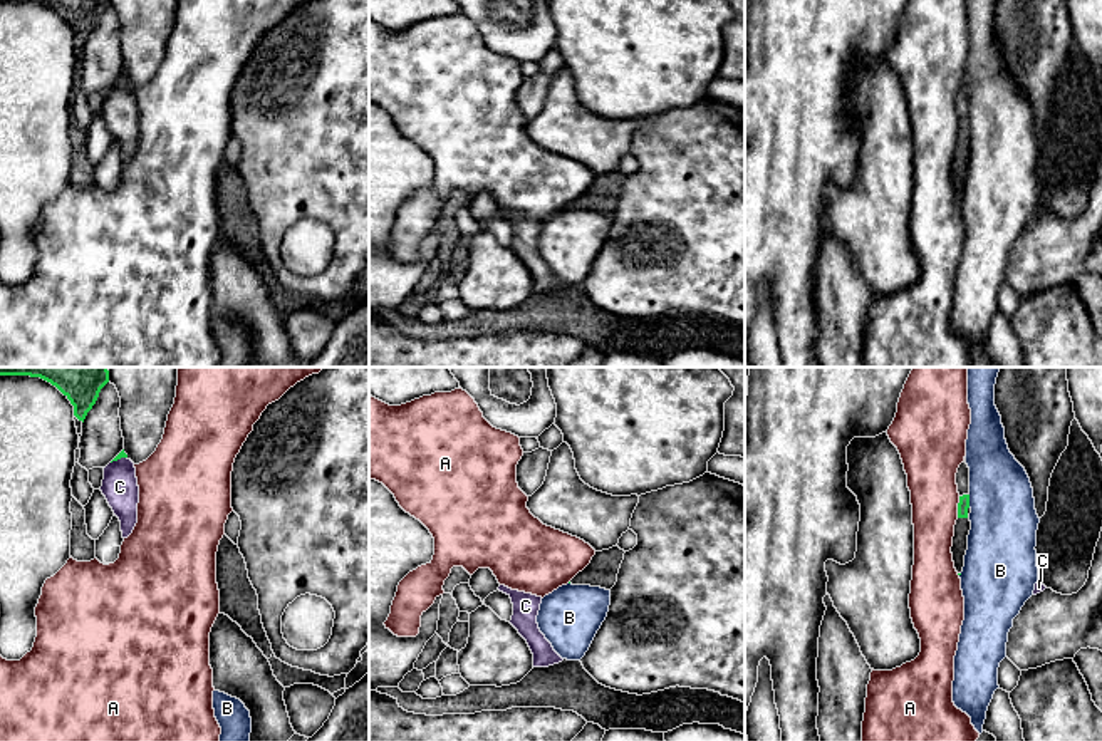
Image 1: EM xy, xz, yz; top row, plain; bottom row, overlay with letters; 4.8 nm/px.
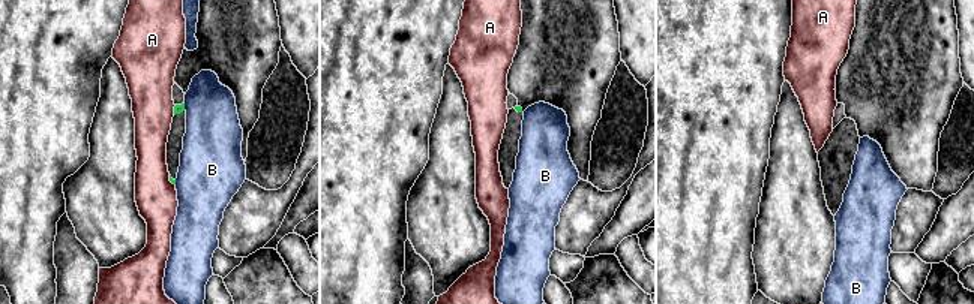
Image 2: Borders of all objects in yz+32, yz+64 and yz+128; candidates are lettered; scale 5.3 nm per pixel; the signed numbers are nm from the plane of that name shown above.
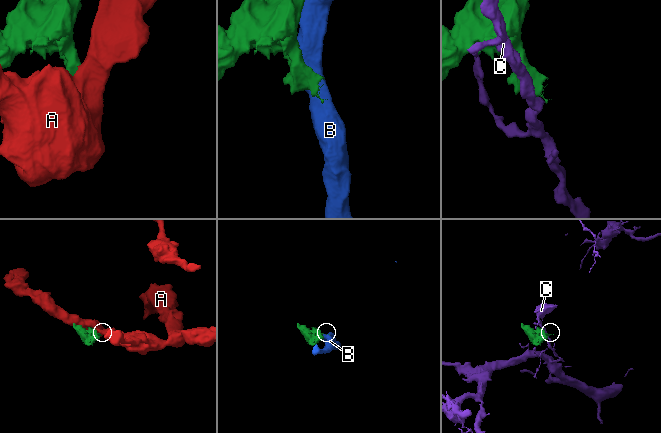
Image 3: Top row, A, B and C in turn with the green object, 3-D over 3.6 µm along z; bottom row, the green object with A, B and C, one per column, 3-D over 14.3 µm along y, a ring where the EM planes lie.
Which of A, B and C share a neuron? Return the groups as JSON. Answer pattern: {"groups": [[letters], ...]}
{"groups": [["A"], ["B"], ["C"]]}

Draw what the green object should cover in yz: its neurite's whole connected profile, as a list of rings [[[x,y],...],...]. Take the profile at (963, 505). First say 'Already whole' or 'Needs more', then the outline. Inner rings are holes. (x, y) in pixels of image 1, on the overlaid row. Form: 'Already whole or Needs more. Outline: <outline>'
Needs more. Outline: [[[963,495],[959,496],[959,503],[958,503],[958,520],[954,525],[954,536],[951,547],[953,562],[958,573],[963,572],[964,555],[968,550],[968,535],[971,530],[969,513],[971,513],[969,495]]]

